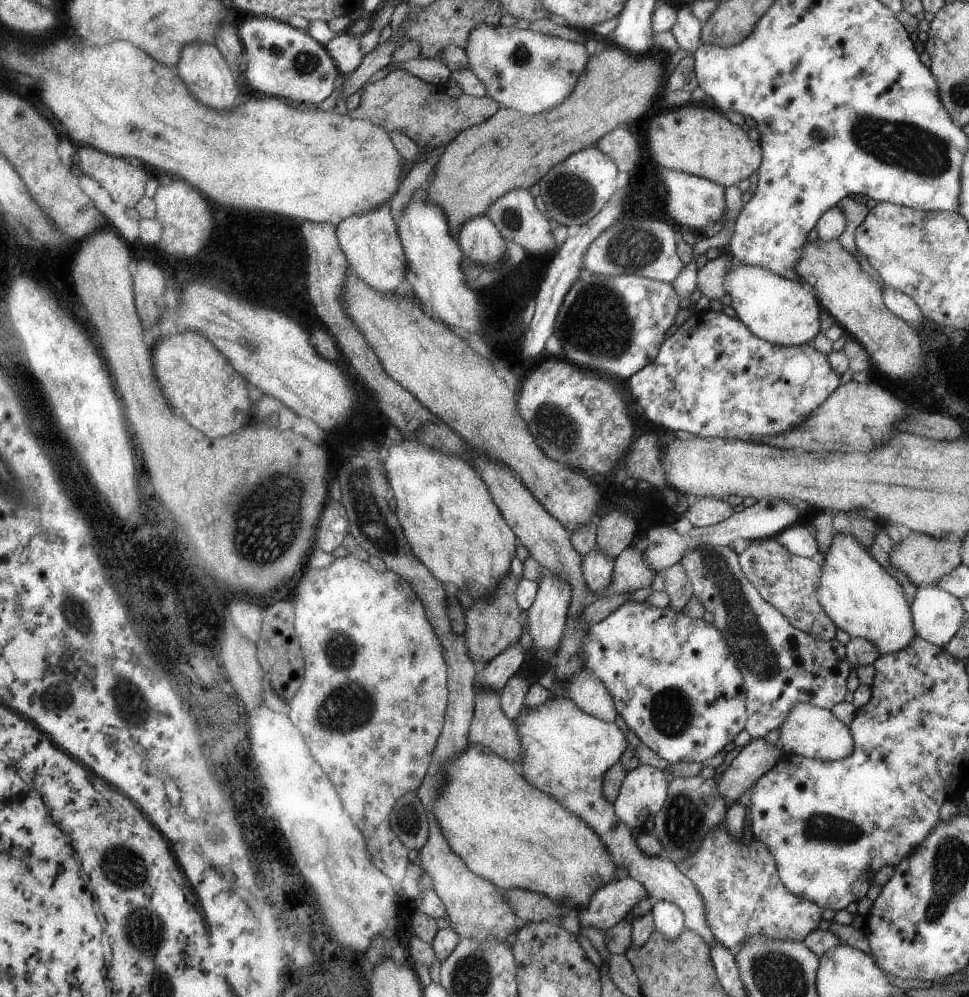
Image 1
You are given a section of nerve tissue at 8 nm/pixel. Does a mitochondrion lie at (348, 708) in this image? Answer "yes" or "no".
yes

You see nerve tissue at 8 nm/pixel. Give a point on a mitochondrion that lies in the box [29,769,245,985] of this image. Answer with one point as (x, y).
(117, 867)

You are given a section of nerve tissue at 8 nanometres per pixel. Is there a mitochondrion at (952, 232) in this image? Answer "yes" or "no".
no

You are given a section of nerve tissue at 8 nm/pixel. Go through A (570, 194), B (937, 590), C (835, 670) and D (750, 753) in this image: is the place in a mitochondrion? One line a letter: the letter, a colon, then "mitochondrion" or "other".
A: mitochondrion
B: other
C: other
D: other

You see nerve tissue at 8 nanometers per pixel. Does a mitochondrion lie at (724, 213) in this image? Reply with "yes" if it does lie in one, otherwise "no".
no

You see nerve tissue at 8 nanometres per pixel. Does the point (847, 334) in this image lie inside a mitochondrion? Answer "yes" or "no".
no

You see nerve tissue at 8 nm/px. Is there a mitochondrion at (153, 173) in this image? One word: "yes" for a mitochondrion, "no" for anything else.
no

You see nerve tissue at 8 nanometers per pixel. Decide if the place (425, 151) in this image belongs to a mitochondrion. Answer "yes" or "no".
no

